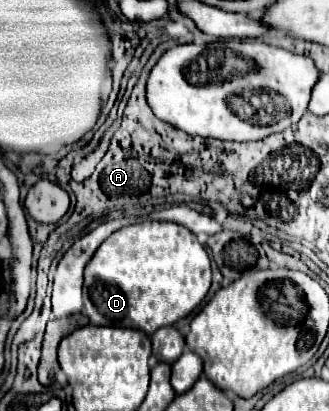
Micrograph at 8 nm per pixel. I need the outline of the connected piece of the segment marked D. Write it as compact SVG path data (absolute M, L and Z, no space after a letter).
M145 221L123 227L103 241L95 251L93 259L85 267L83 303L85 315L93 325L131 327L153 335L159 327L167 327L187 317L195 307L201 305L211 287L211 261L205 247L197 237L183 225L165 221Z

